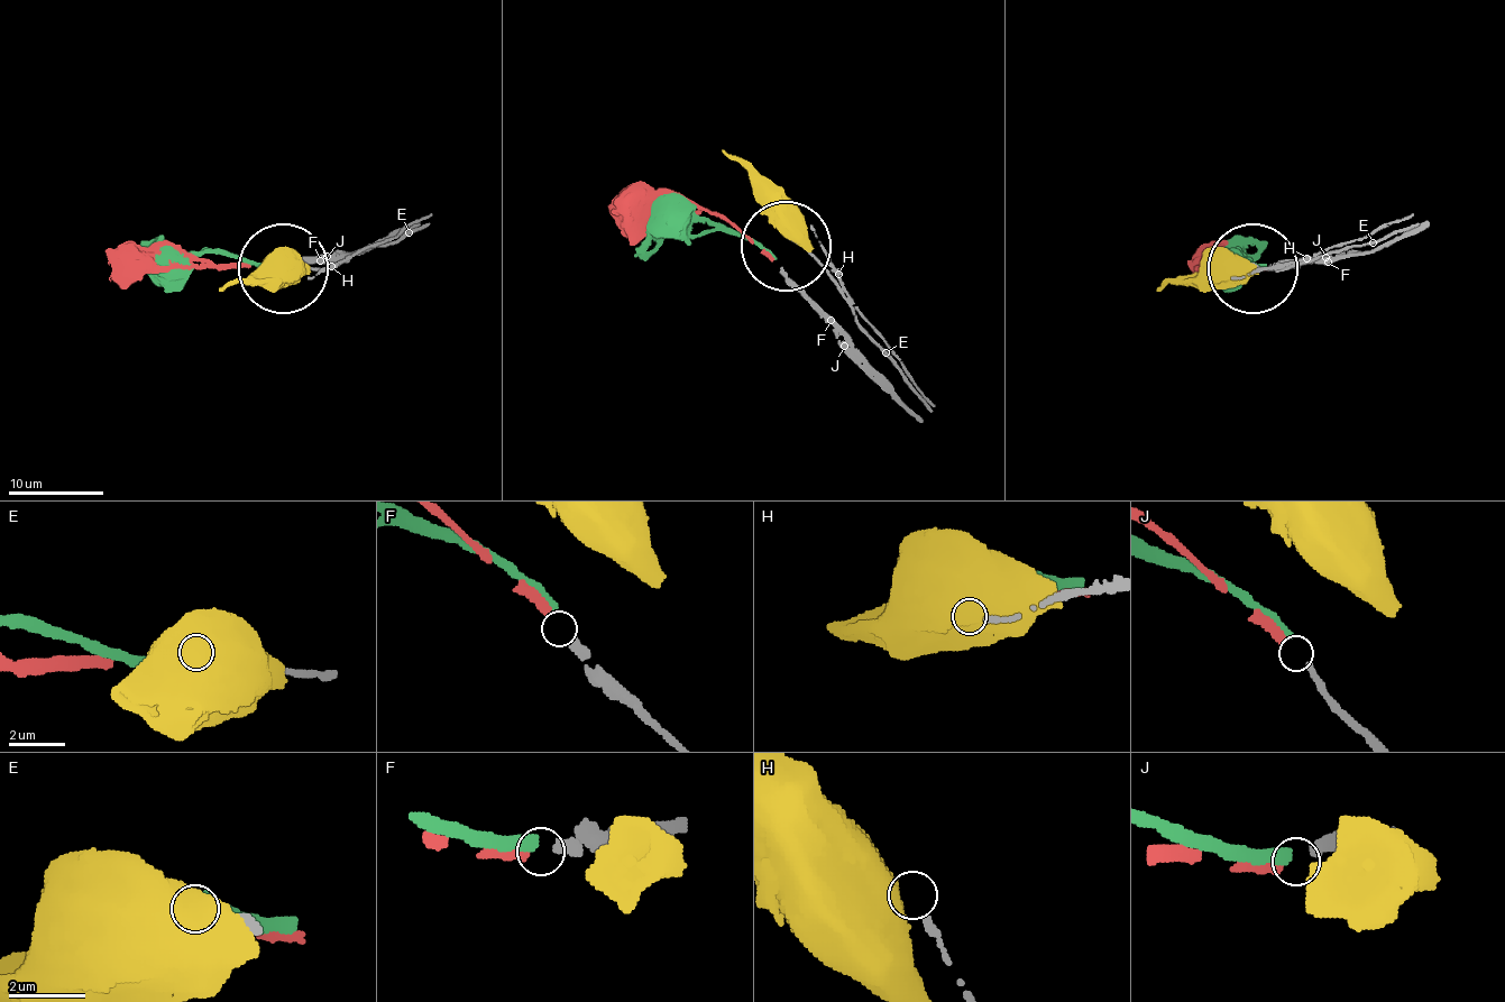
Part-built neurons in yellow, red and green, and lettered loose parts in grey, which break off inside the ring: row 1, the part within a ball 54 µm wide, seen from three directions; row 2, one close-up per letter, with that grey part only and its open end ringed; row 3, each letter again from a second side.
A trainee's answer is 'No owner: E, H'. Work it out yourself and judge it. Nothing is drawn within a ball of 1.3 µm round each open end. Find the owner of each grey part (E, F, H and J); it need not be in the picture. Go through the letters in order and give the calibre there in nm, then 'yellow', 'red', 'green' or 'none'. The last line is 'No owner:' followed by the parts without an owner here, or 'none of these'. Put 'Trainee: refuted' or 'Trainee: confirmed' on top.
Trainee: confirmed
E: 200 nm thick; none
F: 360 nm thick; red
H: 190 nm thick; none
J: 260 nm thick; green
No owner: E, H

